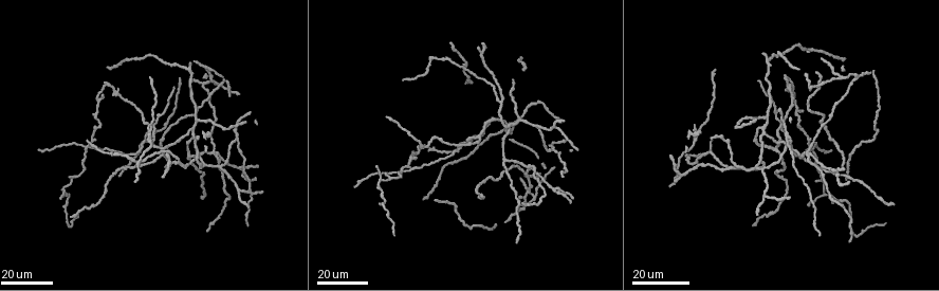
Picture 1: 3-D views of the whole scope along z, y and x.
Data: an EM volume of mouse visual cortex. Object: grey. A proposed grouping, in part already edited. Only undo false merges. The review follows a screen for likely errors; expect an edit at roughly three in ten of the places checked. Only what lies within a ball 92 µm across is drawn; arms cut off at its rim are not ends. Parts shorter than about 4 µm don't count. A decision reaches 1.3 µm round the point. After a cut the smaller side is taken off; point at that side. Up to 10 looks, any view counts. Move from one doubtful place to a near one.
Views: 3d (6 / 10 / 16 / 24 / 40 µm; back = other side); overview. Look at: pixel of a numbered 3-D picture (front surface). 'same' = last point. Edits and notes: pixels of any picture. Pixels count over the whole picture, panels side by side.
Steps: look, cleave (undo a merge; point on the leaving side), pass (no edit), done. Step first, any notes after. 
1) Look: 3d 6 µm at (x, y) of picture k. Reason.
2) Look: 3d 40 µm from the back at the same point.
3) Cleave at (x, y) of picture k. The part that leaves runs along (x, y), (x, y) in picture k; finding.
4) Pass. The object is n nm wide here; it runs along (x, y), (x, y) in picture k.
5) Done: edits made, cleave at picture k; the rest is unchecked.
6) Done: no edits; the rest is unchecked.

Look: 3d 16 µm at (553, 191) of picture 1. A fork.

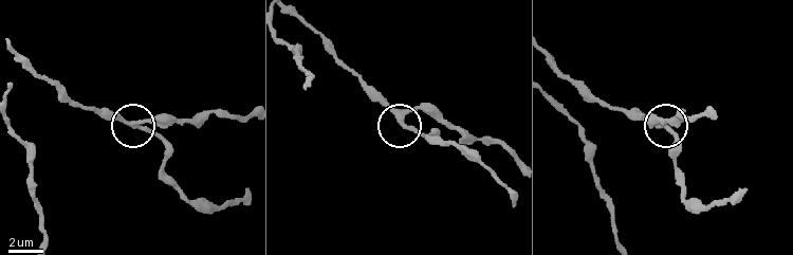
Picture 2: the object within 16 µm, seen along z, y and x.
Look: 3d 10 µm at (401, 116) of picture 2.

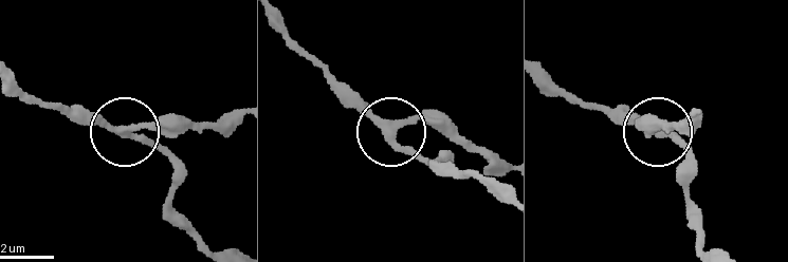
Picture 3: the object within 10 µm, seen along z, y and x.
Pass. It runs along (281, 30), (390, 130), (456, 125) in picture 3; one cell here.

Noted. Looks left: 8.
Look: 3d 24 µm at (238, 136) of picture 1.

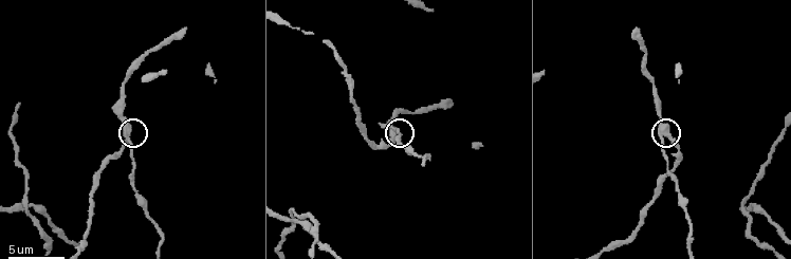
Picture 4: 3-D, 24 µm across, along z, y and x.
Look: 3d 10 µm at (662, 138) of picture 4.

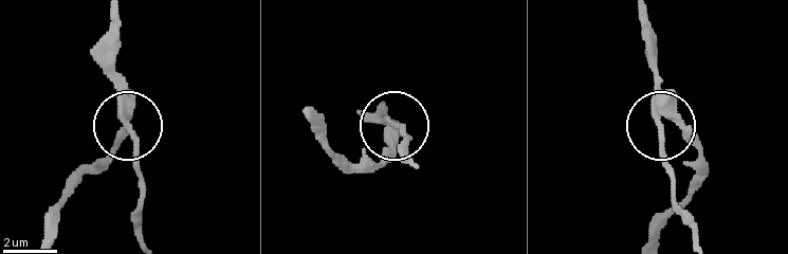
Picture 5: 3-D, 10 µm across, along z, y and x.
Cleave at (134, 145) of picture 5. The side arm is 19 µm long; 3 arms meet here; two cells meet here.

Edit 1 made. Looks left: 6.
Look: 3d 6 µm at (290, 220) of picture 4. Four or more arms meet.

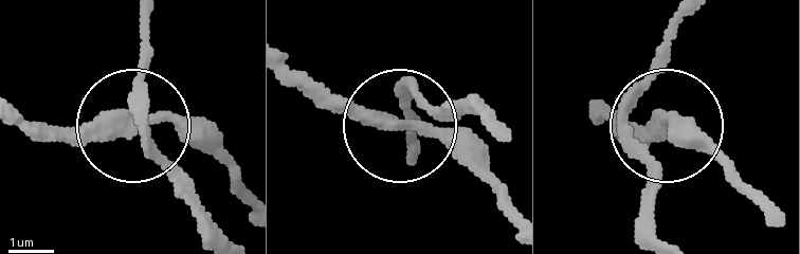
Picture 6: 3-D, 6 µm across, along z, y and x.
Pass. It runs along (291, 64), (325, 94), (439, 128), (492, 174) in picture 6; all the same cell.

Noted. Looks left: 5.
Look: 3d 16 µm at (781, 125) of picture 1. Branch point.

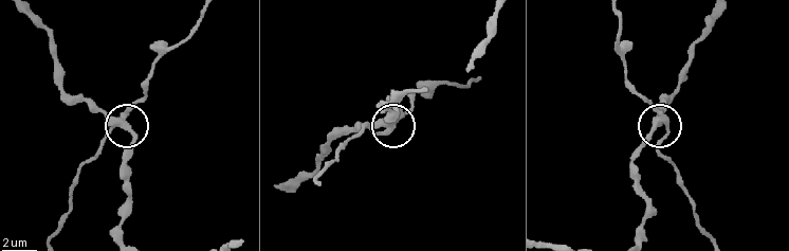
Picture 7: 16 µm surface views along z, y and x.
Look: 3d 6 µm at (375, 126) of picture 7. Zoom in.

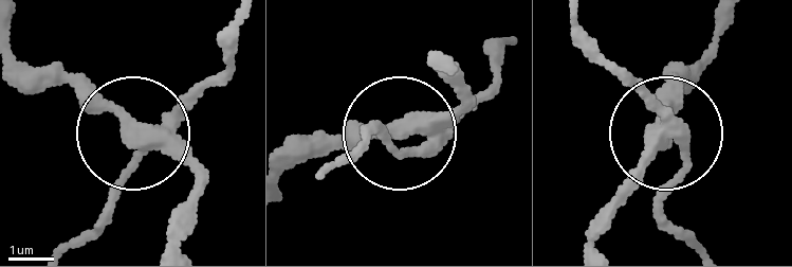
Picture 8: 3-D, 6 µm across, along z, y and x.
Cleave at (123, 176) of picture 8. 3 arms meet here; the part that leaves runs along (167, 137), (103, 225), (69, 247) in picture 8; a second cell is stuck on.

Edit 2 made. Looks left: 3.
Look: overview.

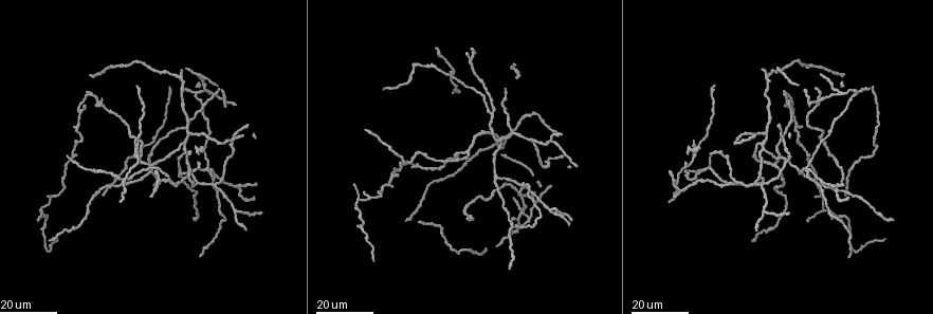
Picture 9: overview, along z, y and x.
Look: 3d 24 µm at (515, 134) of picture 9. Three arms meet.

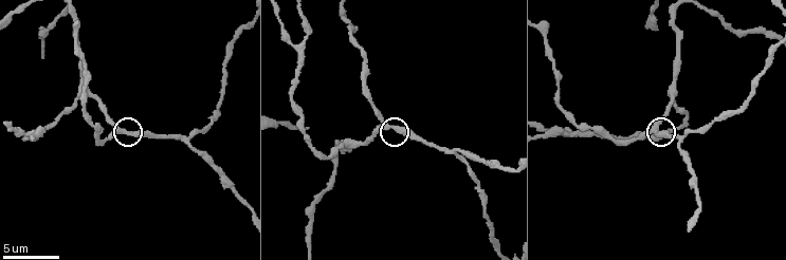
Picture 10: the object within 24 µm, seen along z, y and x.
Look: 3d 6 µm at (117, 129) of picture 10.

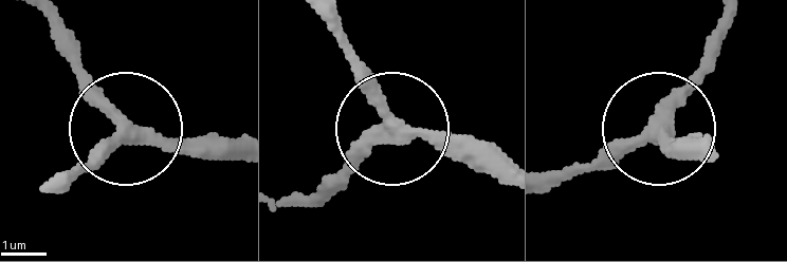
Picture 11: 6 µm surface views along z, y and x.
Pass. All the same cell.

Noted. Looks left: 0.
Done: edits made, cleave at picture 5, cleave at picture 8; the rest is unchecked.

